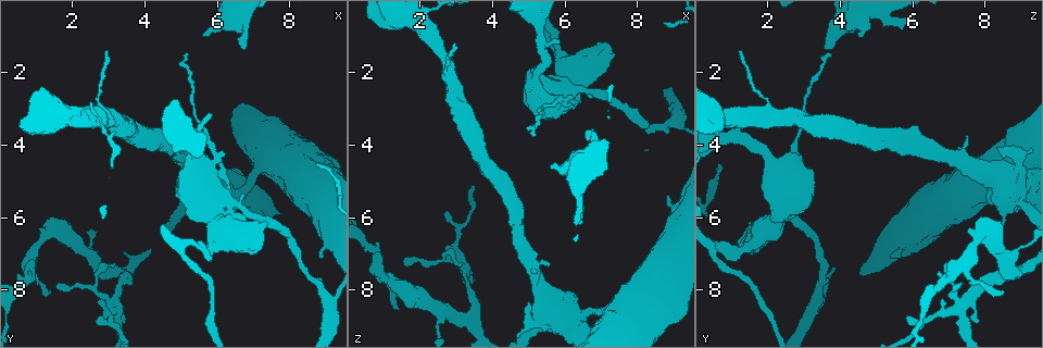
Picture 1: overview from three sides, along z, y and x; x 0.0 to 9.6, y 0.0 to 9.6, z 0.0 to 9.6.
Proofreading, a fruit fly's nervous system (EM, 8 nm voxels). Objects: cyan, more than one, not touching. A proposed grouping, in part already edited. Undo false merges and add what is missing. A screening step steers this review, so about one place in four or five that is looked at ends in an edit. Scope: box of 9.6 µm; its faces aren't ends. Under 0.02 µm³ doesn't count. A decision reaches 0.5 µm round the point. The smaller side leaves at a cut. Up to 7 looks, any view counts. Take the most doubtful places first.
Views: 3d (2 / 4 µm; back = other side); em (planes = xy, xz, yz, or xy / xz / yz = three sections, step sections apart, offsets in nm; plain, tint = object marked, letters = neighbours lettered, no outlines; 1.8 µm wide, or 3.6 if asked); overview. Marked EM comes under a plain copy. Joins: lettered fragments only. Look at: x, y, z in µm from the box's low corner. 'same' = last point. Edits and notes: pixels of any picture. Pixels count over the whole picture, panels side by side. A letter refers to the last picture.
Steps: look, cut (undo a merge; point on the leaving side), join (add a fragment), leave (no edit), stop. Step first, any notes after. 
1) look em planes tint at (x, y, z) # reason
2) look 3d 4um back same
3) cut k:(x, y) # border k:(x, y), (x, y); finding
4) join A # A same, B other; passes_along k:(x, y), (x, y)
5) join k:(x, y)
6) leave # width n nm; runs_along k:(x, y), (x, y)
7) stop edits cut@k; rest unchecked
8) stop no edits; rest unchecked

look em 3.6um planes letters at (2.60, 7.15, 8.40) # two arms in line, one across

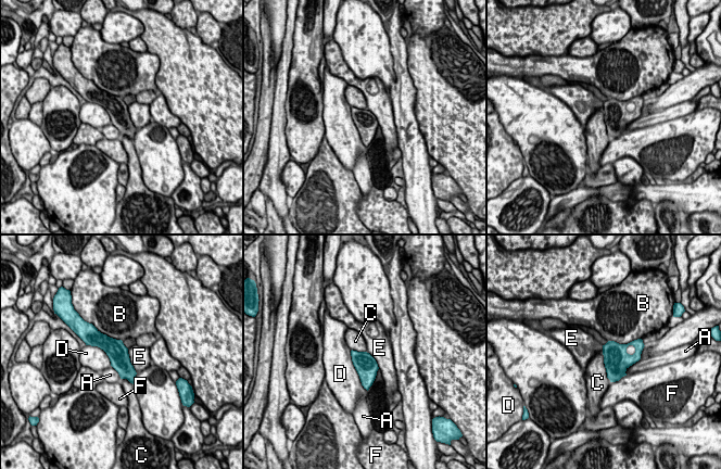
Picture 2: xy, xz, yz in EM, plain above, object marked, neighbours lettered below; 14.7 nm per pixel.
leave # width 300 nm; A other, B other, C other, D other, E other, F other; border 2:(602, 354), (606, 377), (610, 381); one neuron here

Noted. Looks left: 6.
look em planes letters at (6.45, 0.70, 6.15) # free end

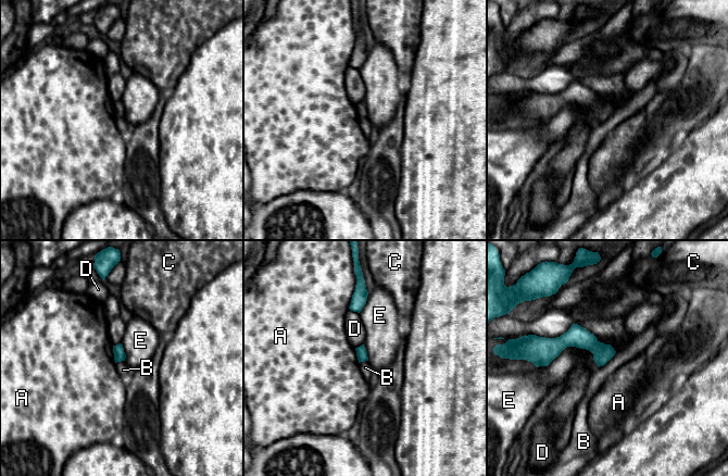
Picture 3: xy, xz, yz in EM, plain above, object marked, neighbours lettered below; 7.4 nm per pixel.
leave # longest_contact E 340 nm; A other, B other, C other, D other, E other; border 3:(616, 351), (599, 367); none of them fits

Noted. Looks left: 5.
look em planes letters at (6.75, 1.35, 3.55) # free end

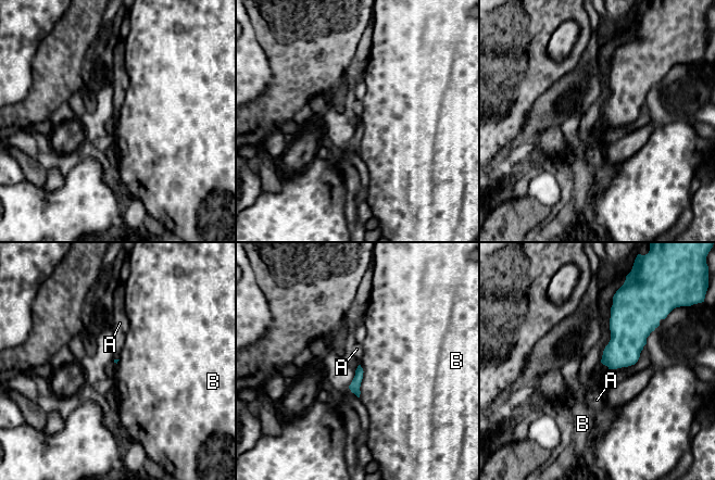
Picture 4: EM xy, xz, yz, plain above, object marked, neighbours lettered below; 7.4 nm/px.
leave # longest_contact A 420 nm; A other, B other; border 4:(360, 364), (363, 378), (359, 396); none of them fits

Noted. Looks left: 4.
stop no edits; rest unchecked

